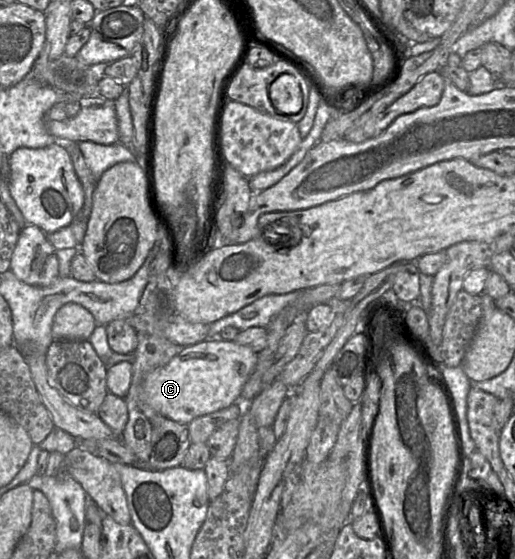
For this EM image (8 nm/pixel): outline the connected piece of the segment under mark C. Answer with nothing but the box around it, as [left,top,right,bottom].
[142,337,258,425]

